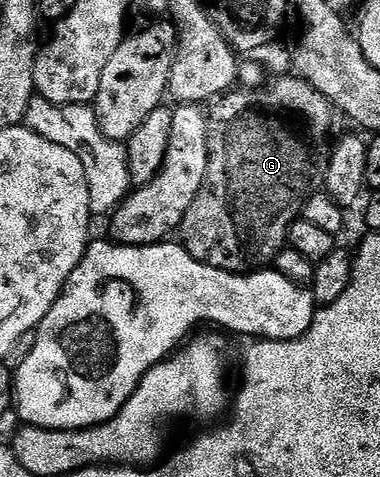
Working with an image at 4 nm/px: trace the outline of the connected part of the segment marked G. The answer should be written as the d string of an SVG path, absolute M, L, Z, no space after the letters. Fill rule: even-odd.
M294 74L270 80L250 90L224 92L215 97L209 108L209 166L193 206L185 210L177 236L194 260L217 270L246 274L274 265L277 254L288 247L287 235L293 222L302 217L305 202L327 183L329 158L336 139L335 105Z

